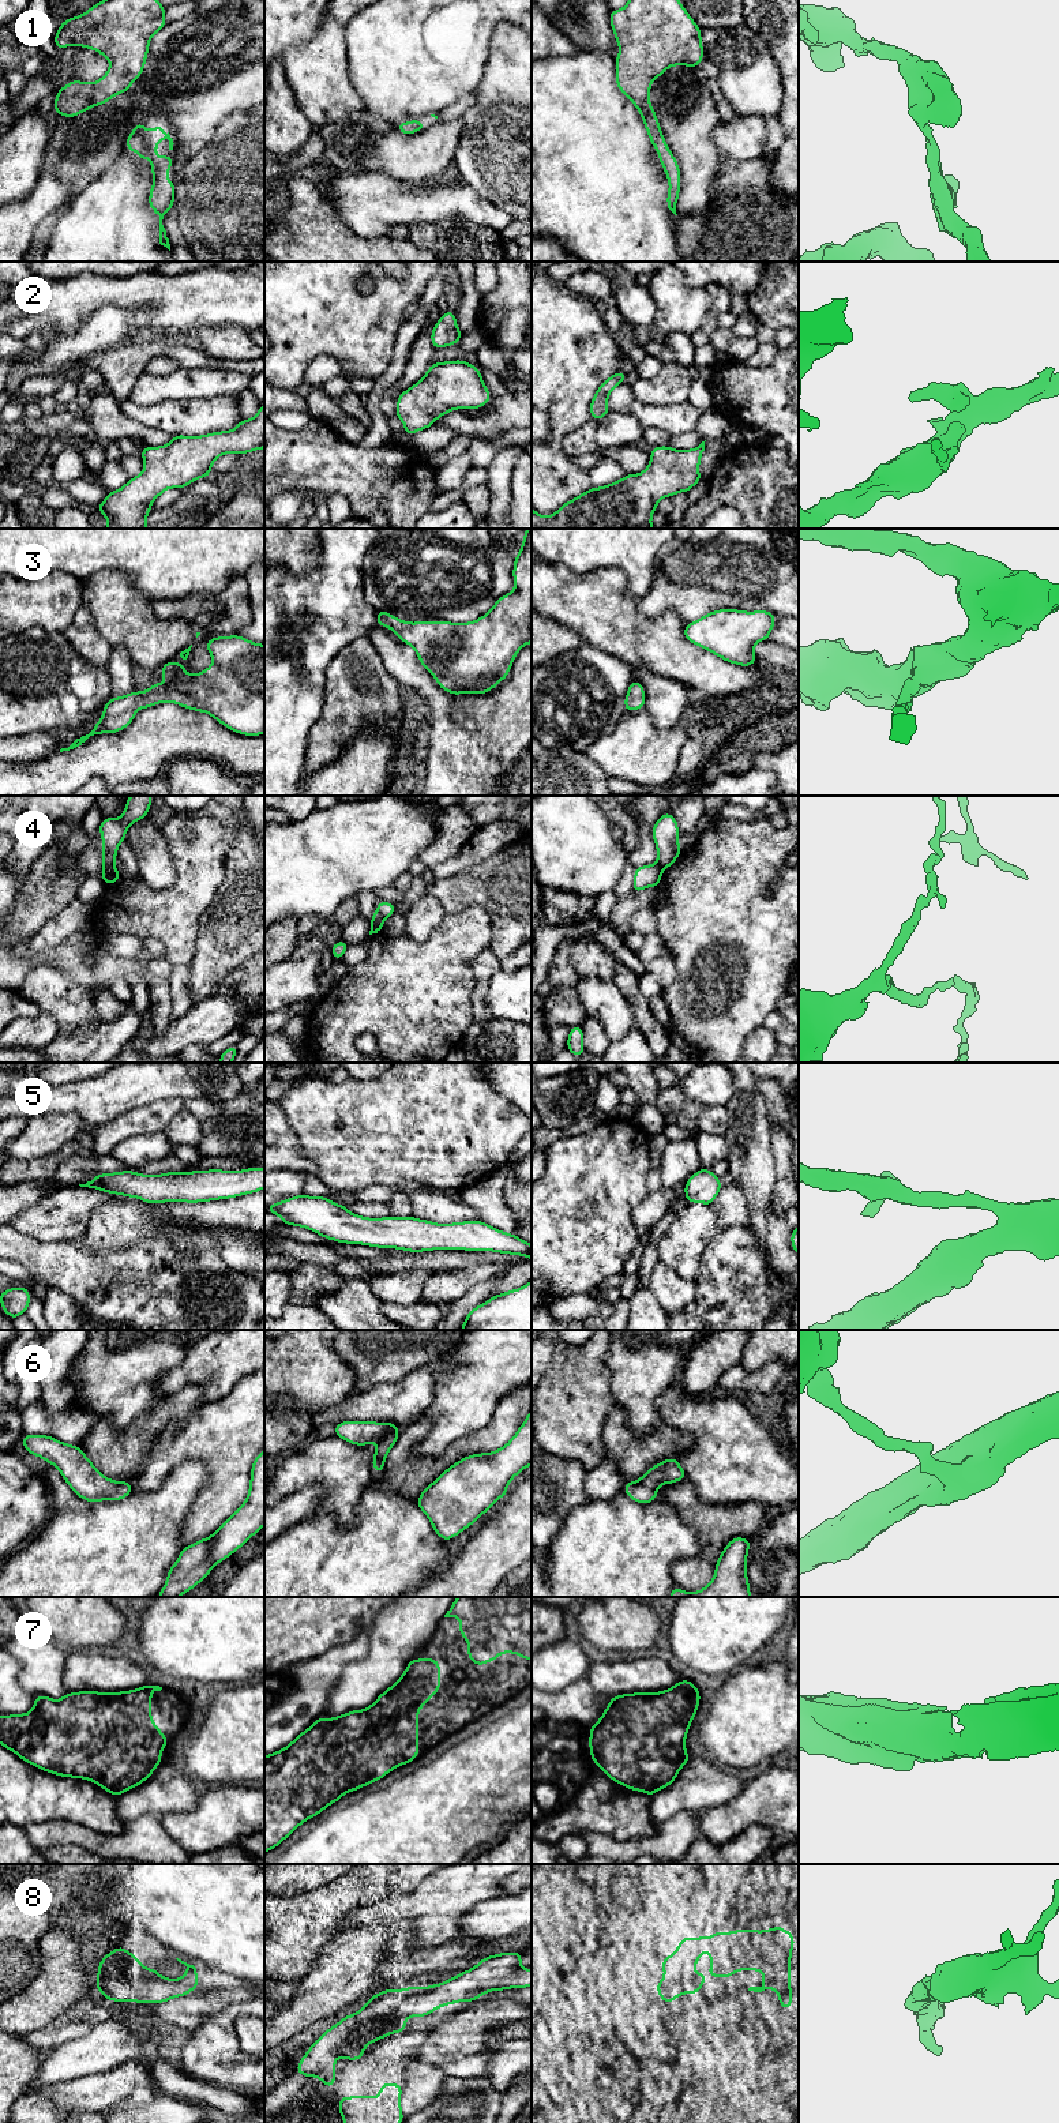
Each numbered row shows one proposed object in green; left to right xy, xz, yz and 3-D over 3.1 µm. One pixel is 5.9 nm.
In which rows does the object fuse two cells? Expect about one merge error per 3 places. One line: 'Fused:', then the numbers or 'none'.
Fused: 4

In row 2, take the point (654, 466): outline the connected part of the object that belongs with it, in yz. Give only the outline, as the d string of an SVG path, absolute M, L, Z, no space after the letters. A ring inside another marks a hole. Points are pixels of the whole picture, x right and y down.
M705 441L692 450L673 450L669 446L650 448L650 463L641 474L626 474L609 485L590 488L551 516L541 516L532 508L532 529L653 529L651 515L657 511L657 503L679 492L687 493L702 480L699 463Z

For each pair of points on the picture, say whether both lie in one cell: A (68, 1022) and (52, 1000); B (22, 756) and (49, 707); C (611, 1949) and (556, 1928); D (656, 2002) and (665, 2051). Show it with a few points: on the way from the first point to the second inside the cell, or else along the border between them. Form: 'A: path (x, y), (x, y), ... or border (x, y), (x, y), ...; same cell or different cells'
A: path (68, 1017), (57, 1006); same cell
B: border (67, 726), (53, 733), (26, 733), (14, 739); different cells
C: border (604, 1928), (599, 1947), (574, 1965); different cells
D: border (661, 2005), (649, 2010); different cells

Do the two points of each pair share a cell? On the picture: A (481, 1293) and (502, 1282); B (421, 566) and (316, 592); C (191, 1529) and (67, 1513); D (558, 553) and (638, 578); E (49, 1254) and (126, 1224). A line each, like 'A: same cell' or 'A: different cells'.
A: different cells
B: different cells
C: different cells
D: same cell
E: different cells

